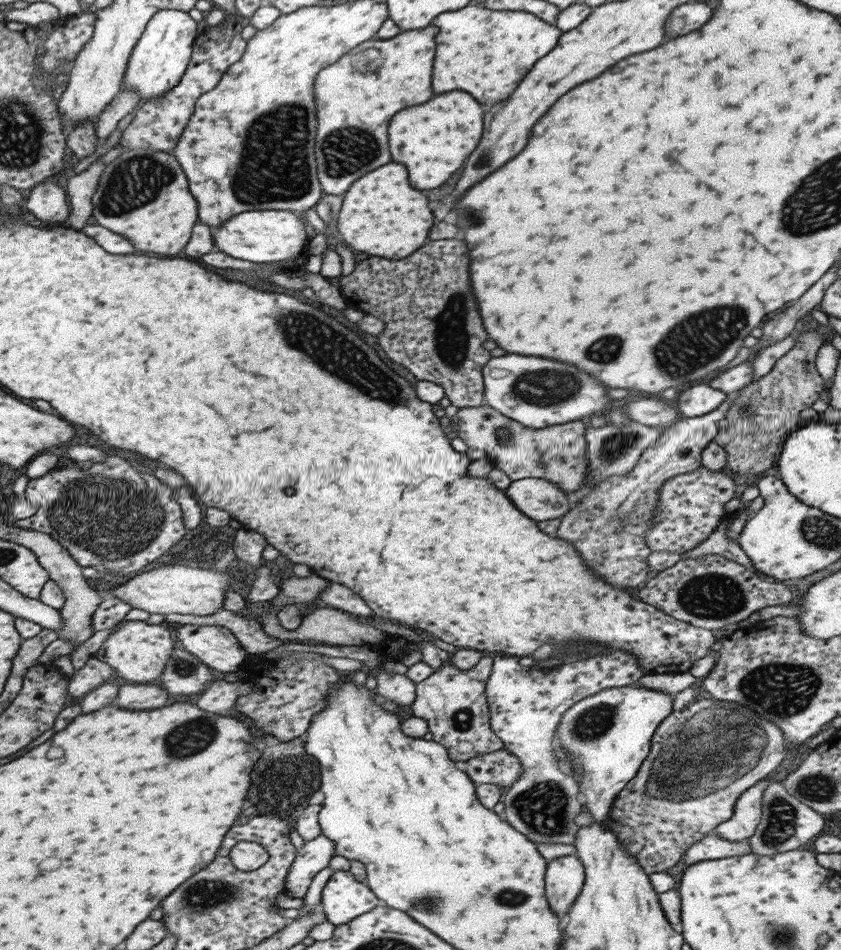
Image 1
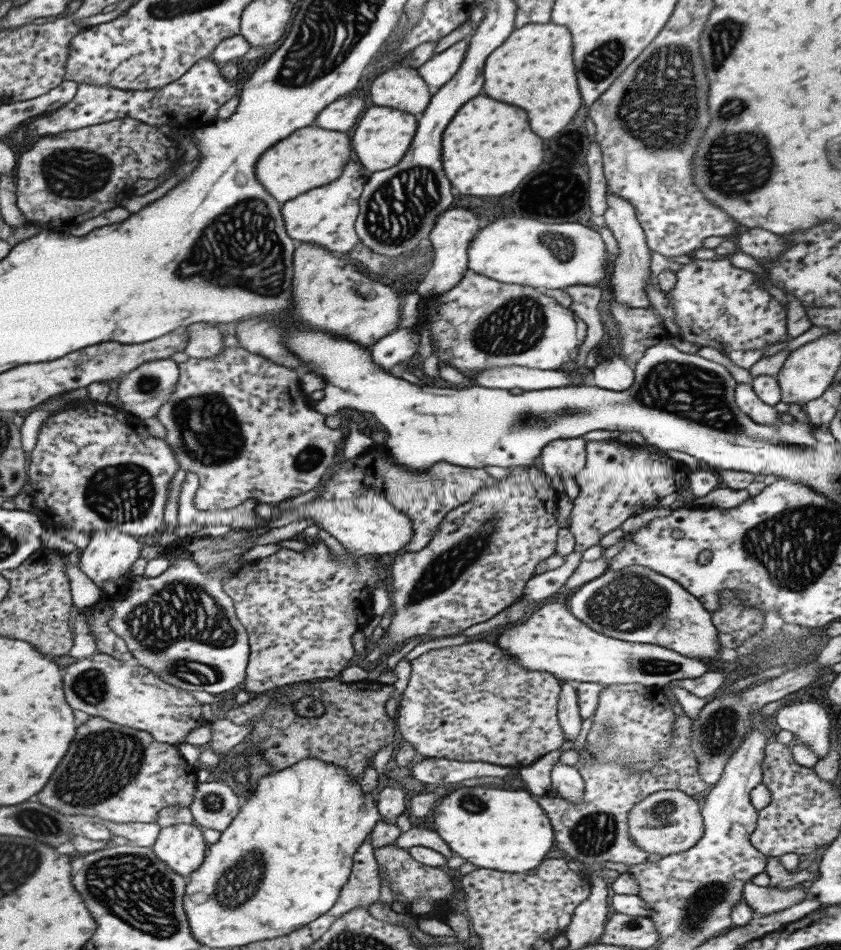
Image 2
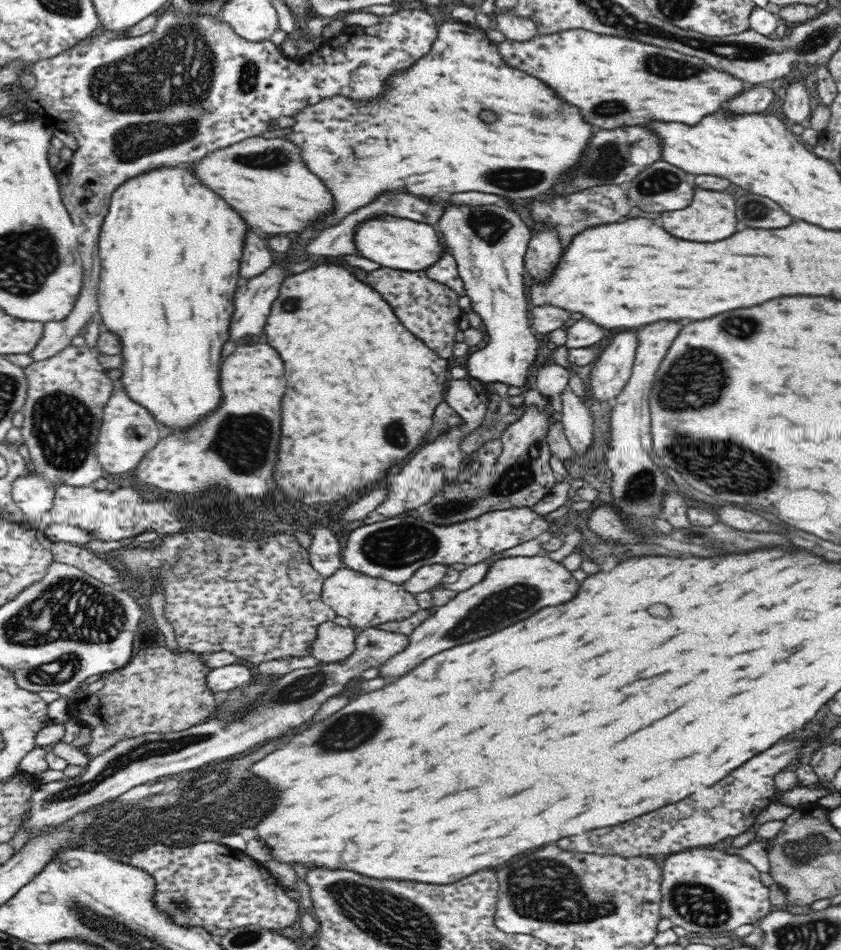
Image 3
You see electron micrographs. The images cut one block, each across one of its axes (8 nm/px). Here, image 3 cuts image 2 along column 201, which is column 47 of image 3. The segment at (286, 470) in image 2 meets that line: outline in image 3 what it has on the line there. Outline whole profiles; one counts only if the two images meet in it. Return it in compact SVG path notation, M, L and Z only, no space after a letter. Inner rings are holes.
M68 345L58 354L42 361L33 361L23 368L28 381L28 392L24 407L21 412L24 420L21 425L23 442L28 446L29 463L27 470L18 475L11 484L11 495L22 512L22 515L38 514L46 512L54 506L54 498L58 492L58 486L65 484L72 488L90 487L90 484L98 478L102 478L104 469L97 459L97 440L99 428L102 422L104 407L110 401L115 392L116 381L106 377L105 369L96 360L97 352L86 345L82 347Z

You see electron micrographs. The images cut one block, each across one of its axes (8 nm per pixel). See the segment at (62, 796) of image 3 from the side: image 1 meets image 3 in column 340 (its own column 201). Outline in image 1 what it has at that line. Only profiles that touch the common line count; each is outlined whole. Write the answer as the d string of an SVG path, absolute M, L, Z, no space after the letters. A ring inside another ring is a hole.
M175 646L165 662L158 683L169 694L187 696L201 694L210 685L209 681L217 678L223 678L223 673L205 666L196 656Z

